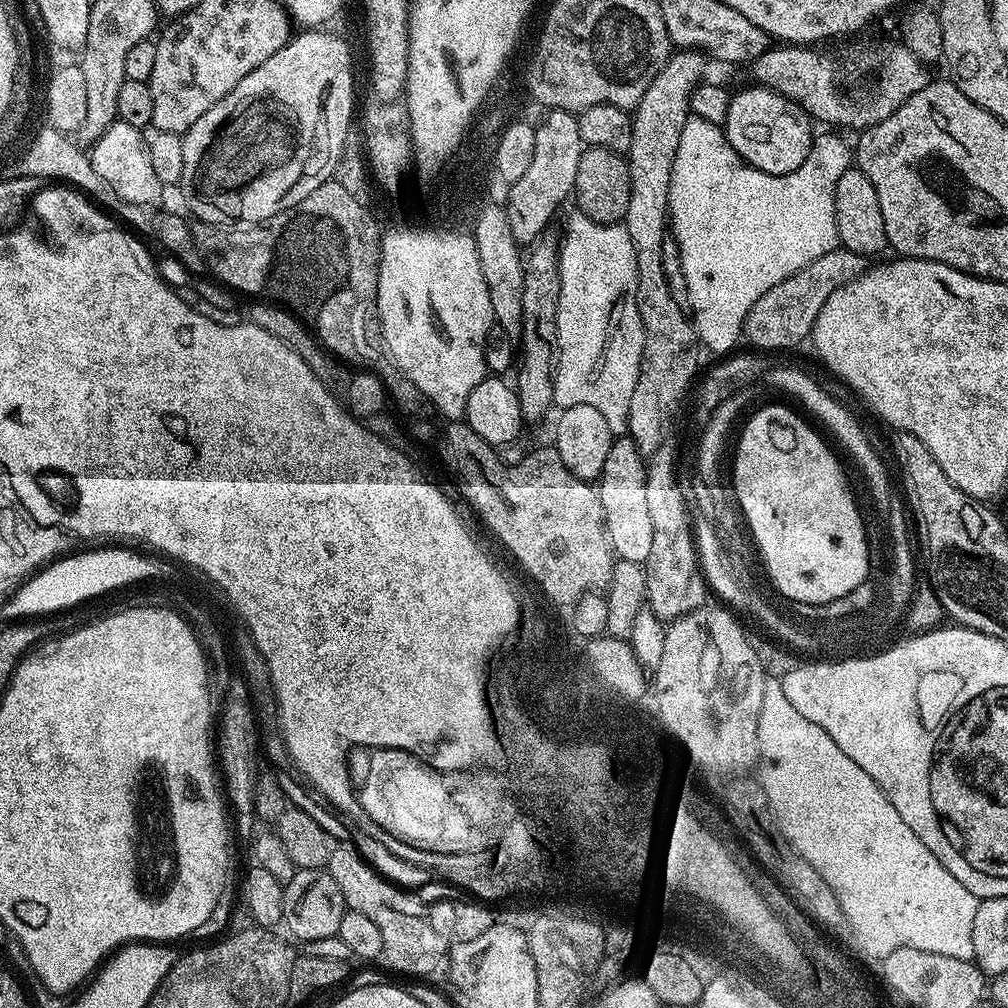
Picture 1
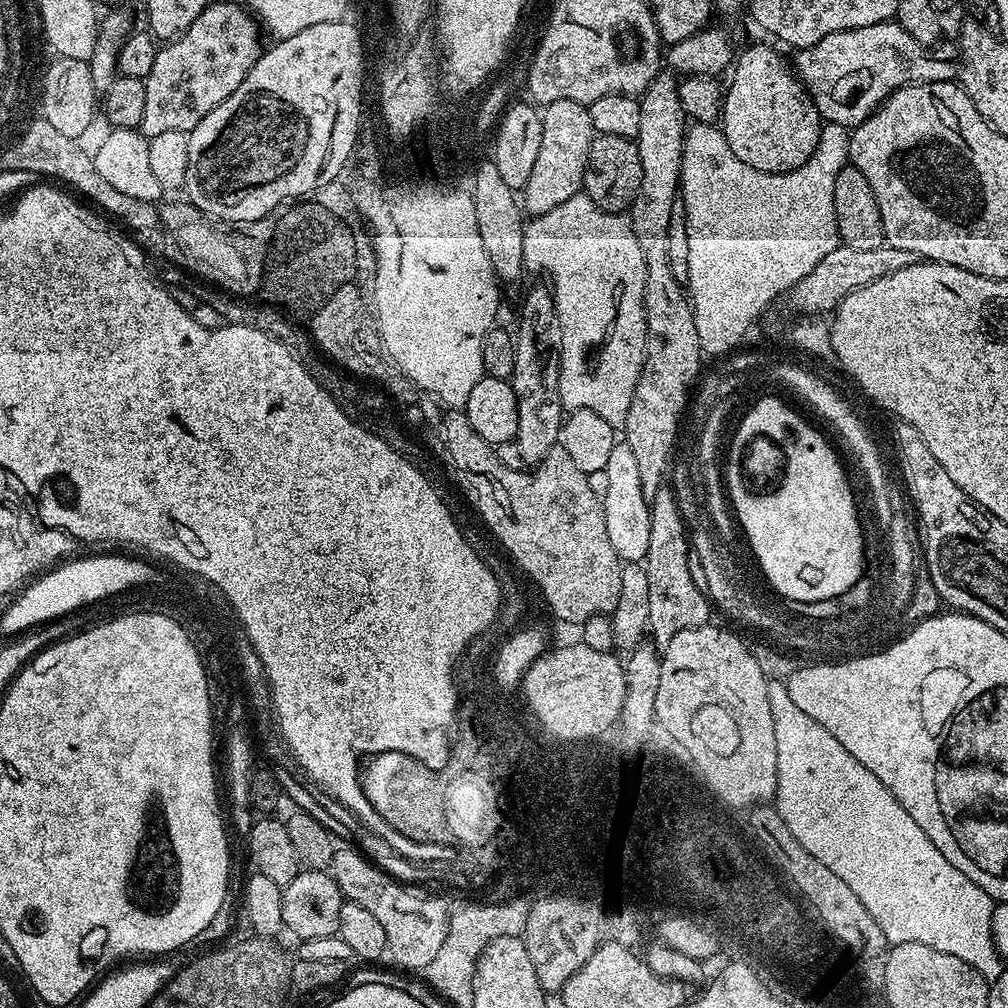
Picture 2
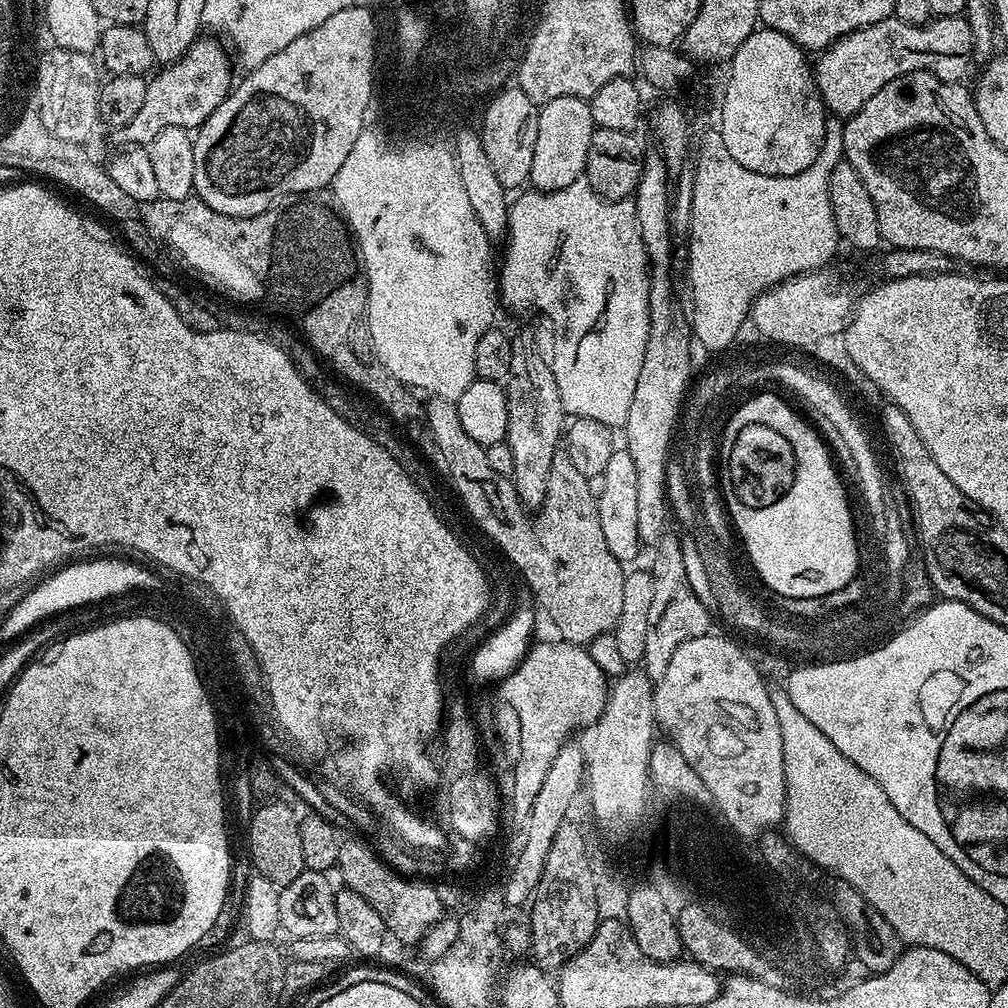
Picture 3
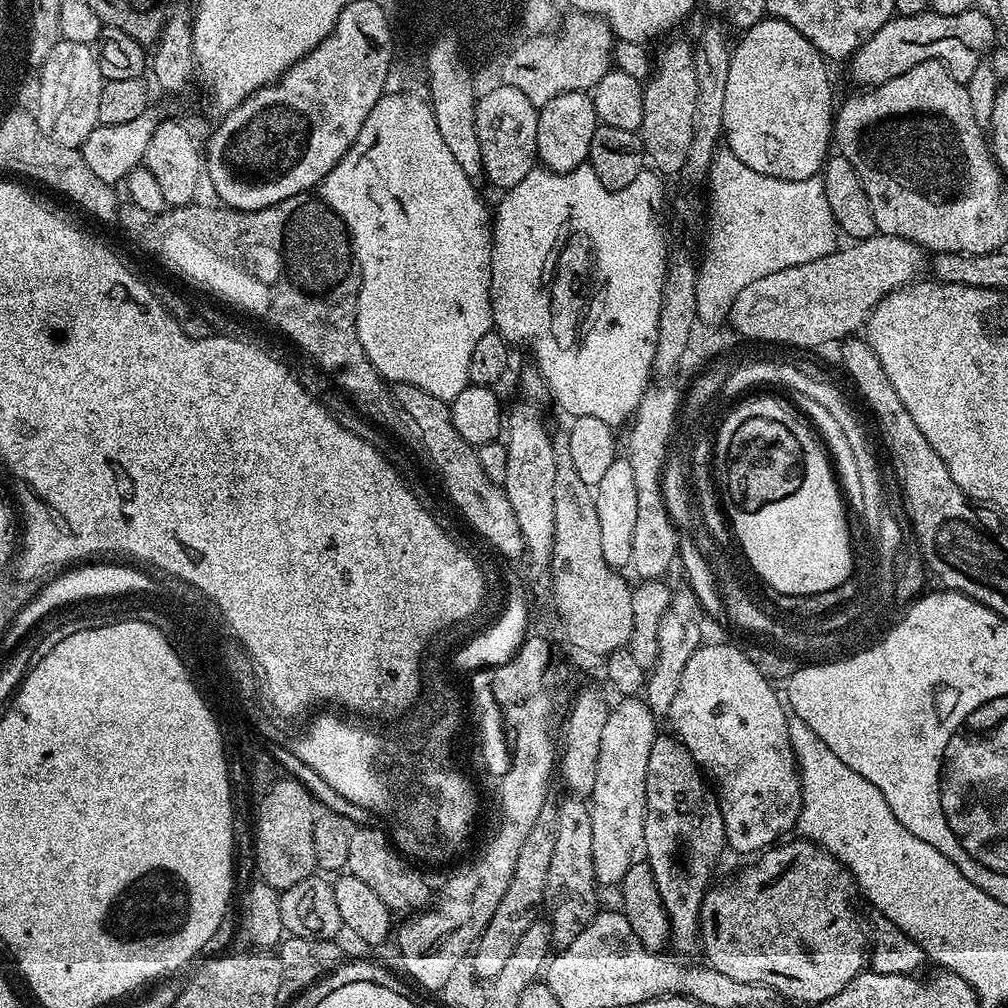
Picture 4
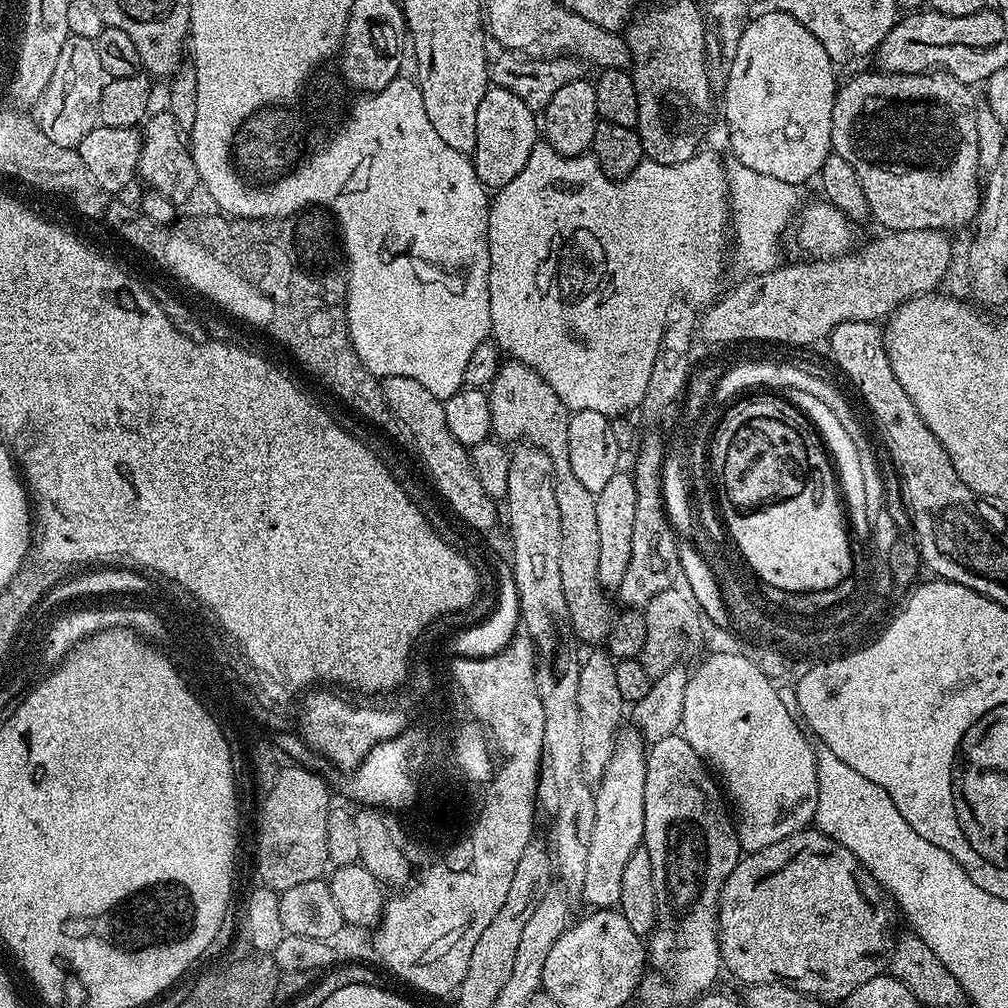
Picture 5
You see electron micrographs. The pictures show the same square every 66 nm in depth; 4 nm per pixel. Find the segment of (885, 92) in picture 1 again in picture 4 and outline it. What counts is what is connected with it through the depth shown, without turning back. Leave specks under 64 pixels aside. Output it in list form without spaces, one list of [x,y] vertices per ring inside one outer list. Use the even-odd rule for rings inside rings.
[[[981,10],[963,12],[957,16],[934,11],[919,12],[913,16],[893,15],[873,36],[860,47],[847,65],[852,80],[860,86],[875,86],[906,74],[914,66],[927,60],[938,60],[950,75],[965,85],[978,67],[978,62],[996,47],[998,24]]]

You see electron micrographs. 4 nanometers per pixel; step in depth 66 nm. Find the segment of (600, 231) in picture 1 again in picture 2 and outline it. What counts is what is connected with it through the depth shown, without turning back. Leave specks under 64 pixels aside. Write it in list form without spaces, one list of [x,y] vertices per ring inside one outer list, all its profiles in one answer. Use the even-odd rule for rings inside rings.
[[[578,195],[562,202],[562,206],[554,206],[552,210],[541,216],[532,216],[525,223],[524,237],[522,238],[522,254],[524,255],[525,269],[548,268],[547,279],[550,281],[552,297],[558,310],[558,322],[560,323],[560,402],[565,409],[575,410],[585,408],[594,410],[598,418],[606,418],[613,429],[623,429],[626,422],[626,414],[630,410],[630,398],[634,394],[634,386],[640,377],[640,371],[644,365],[644,347],[648,337],[648,327],[644,317],[644,283],[646,282],[646,262],[642,258],[642,250],[638,246],[638,238],[632,233],[632,222],[627,215],[615,212],[603,212],[586,195]]]

